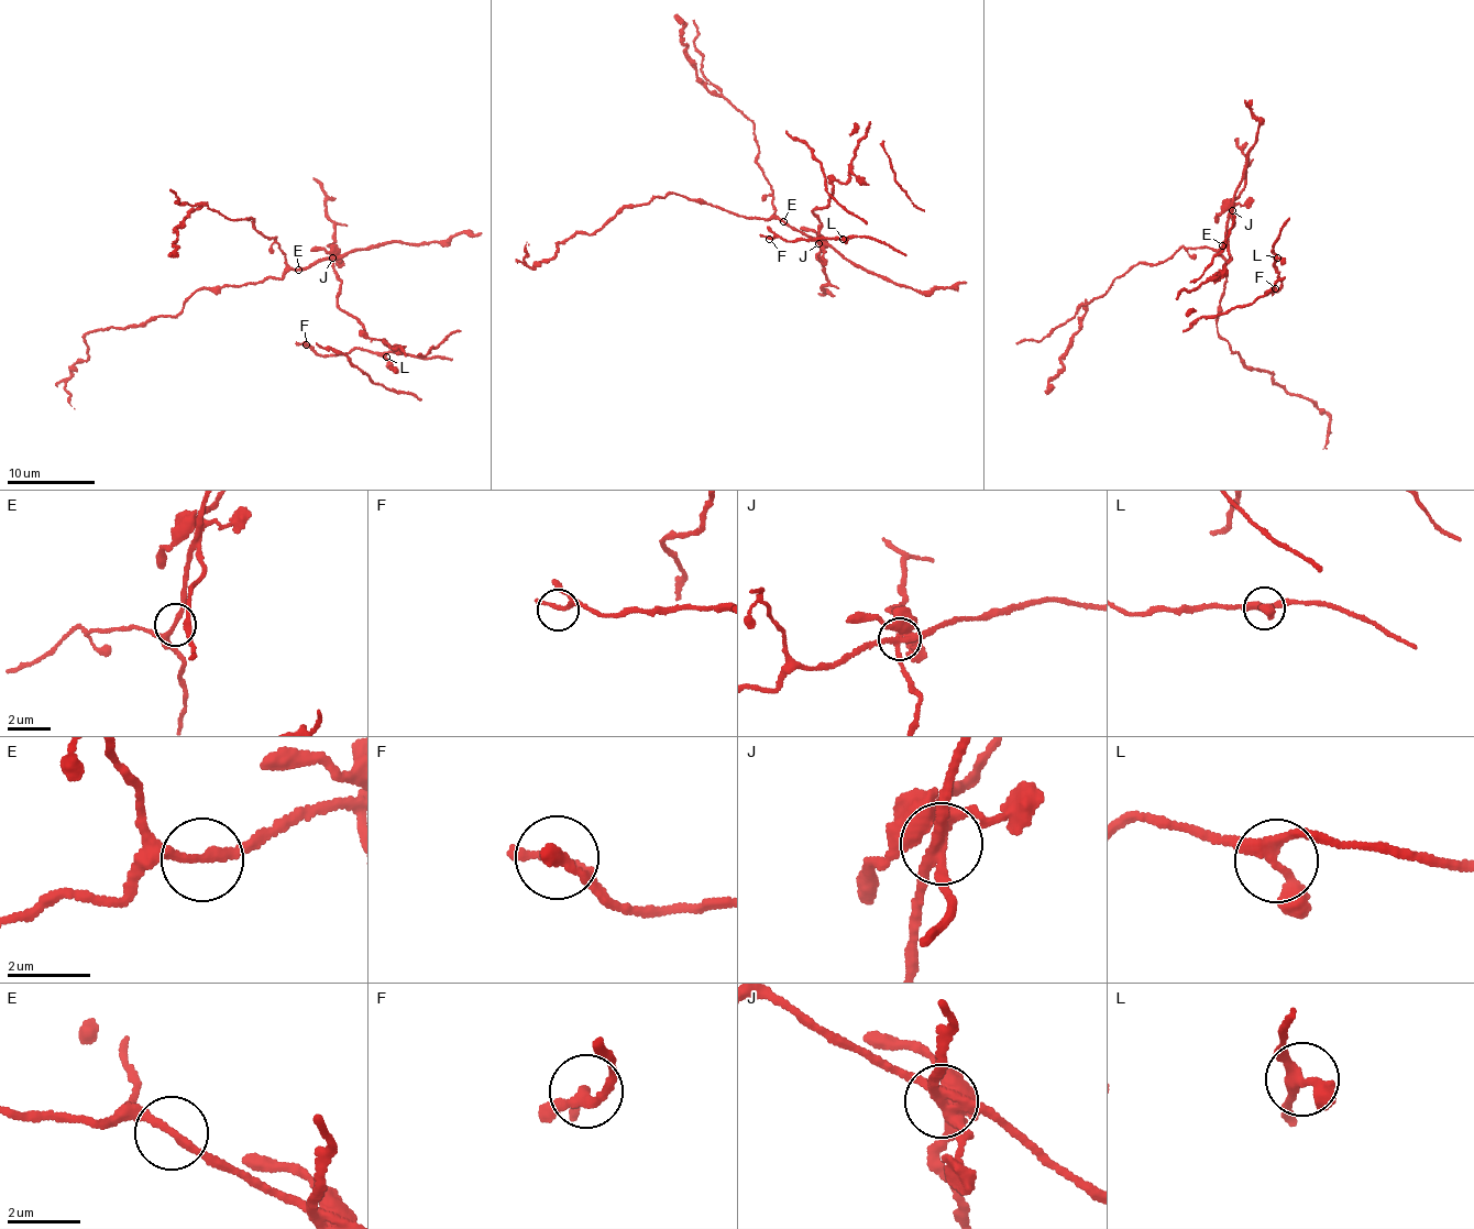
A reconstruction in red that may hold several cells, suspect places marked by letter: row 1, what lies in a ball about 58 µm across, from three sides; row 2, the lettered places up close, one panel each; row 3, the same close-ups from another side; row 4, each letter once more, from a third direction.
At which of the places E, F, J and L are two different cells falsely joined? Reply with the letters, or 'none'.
E, J

